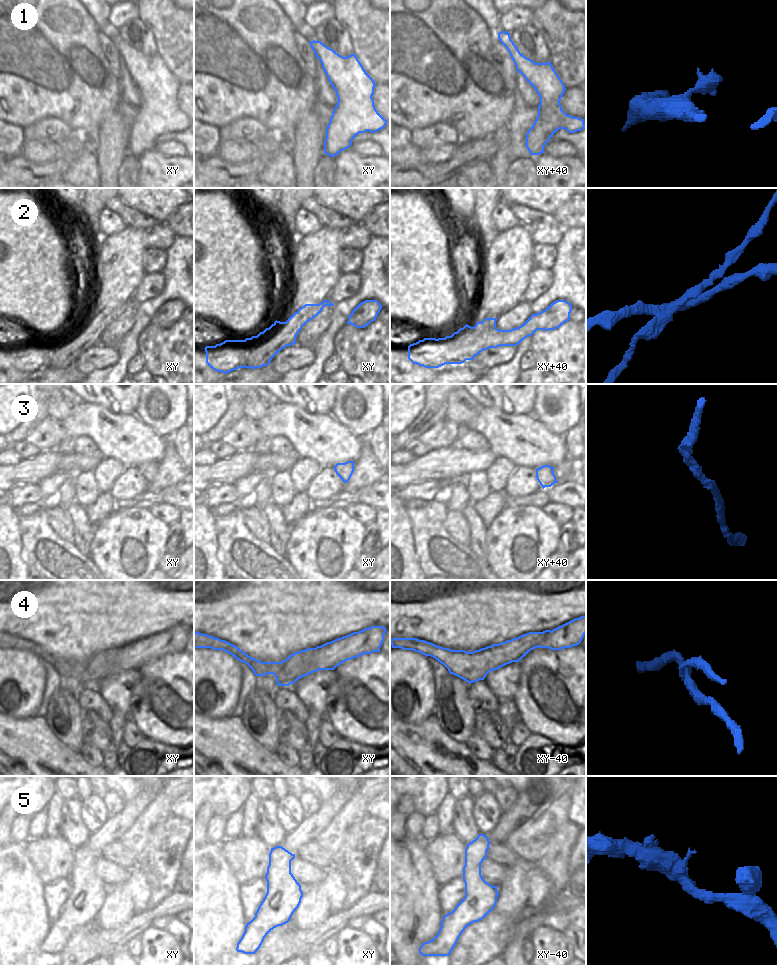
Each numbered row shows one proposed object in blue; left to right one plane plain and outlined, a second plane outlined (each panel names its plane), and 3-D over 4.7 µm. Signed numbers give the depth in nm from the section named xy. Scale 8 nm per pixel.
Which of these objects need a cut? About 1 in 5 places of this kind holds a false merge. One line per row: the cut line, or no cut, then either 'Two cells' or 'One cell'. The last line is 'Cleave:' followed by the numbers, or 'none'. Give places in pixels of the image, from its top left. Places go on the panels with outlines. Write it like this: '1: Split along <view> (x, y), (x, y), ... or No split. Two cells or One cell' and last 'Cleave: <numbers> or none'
1: No split. One cell
2: Split along xy (286, 322), (284, 327), (272, 339), (248, 357), (244, 366). Two cells
3: No split. One cell
4: Split along xy (316, 647), (316, 652), (306, 663), (306, 672), (298, 678). Two cells
5: No split. One cell
Cleave: 2, 4.

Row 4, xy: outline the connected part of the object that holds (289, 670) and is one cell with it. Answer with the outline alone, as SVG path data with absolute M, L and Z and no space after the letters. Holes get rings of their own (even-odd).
M199 632L194 633L194 648L223 650L240 662L247 664L256 676L273 674L276 677L278 686L283 682L294 684L300 677L304 676L306 673L306 663L317 651L317 648L307 648L291 654L281 662L261 662L255 658L251 658L240 648L225 640Z

